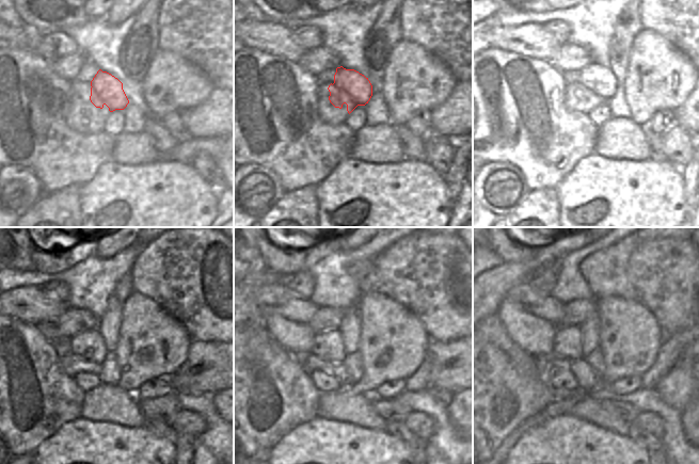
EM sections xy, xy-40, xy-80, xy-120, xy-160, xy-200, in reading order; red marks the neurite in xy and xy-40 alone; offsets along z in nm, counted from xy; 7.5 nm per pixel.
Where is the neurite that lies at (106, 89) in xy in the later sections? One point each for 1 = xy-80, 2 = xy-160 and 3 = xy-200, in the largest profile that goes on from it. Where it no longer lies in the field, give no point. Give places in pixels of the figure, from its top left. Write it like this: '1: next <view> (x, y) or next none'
1: next xy-80 (597, 85)
2: next xy-160 (328, 346)
3: next xy-200 (568, 341)

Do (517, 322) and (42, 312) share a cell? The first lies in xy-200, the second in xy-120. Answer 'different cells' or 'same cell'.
different cells

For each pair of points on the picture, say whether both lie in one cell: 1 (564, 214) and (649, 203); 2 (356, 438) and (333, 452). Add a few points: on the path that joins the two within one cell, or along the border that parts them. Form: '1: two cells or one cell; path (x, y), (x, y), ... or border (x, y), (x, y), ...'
1: one cell; path (583, 203), (596, 196), (628, 203)
2: one cell; path (351, 441), (338, 452)

